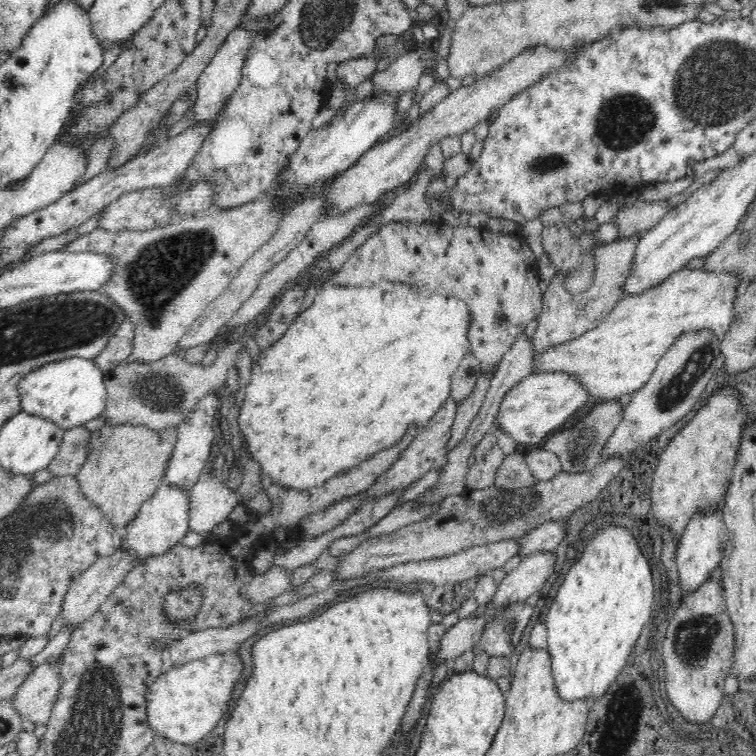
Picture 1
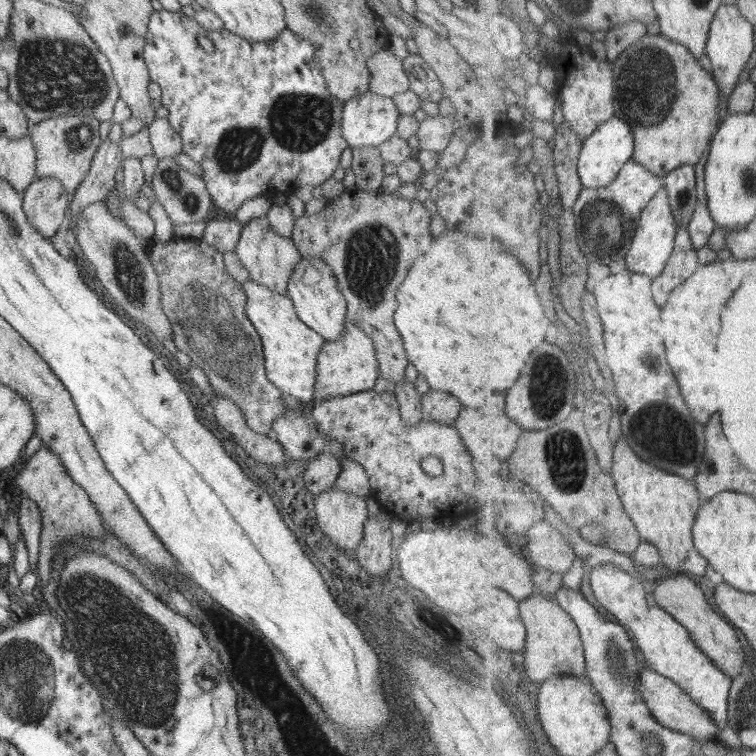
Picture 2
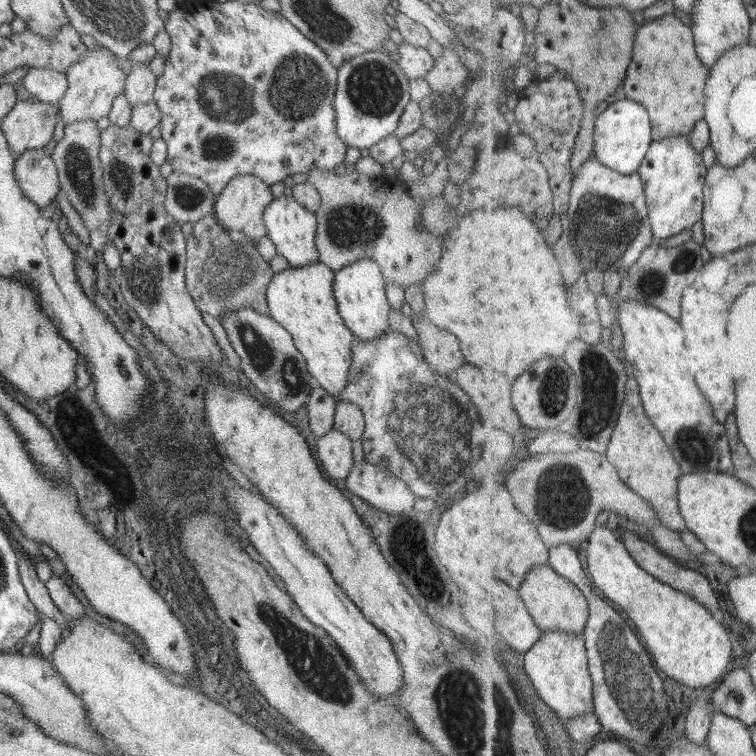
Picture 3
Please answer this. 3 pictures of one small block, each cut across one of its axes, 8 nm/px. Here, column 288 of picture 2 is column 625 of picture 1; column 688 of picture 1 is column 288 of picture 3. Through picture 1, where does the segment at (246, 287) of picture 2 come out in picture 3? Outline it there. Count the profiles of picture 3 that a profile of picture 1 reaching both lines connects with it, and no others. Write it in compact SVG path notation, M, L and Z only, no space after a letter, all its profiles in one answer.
M320 260L306 266L291 266L288 270L275 273L266 293L269 315L291 334L296 348L307 360L308 372L332 396L340 395L347 385L348 371L352 366L351 348L356 337L340 316L333 293L334 275L335 272Z

